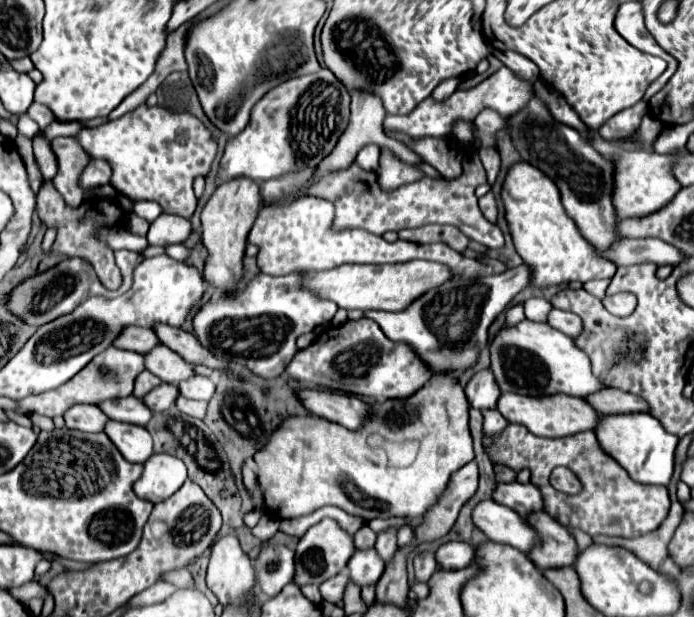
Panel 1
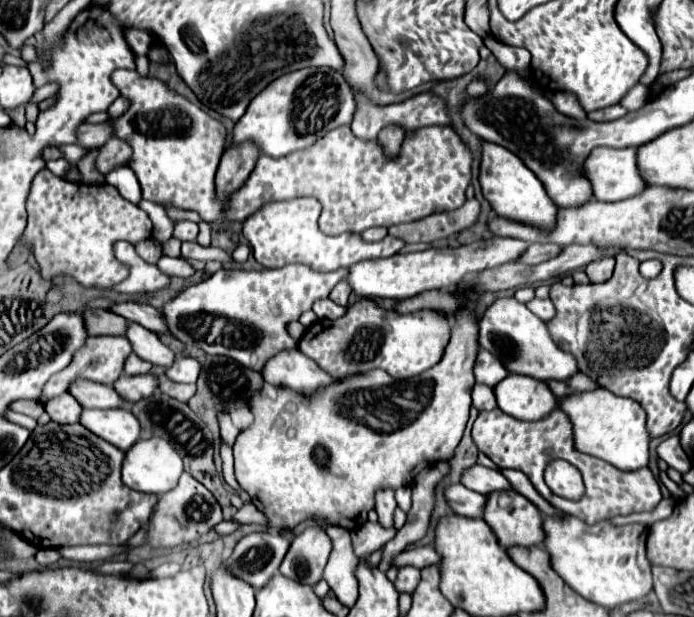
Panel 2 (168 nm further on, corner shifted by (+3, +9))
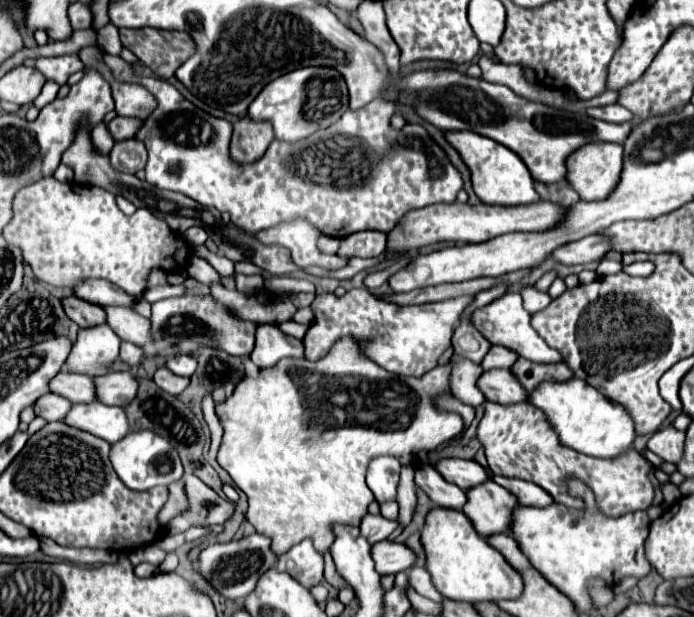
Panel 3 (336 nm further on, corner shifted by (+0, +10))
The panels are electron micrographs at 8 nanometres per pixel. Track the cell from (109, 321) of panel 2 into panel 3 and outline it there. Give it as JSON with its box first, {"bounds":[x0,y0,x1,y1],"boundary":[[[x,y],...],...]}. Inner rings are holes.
{"bounds":[63,294,105,328],"boundary":[[[75,294],[63,296],[63,310],[67,318],[79,324],[79,328],[91,328],[97,324],[105,324],[105,312],[101,306],[95,306],[91,302],[83,302]]]}

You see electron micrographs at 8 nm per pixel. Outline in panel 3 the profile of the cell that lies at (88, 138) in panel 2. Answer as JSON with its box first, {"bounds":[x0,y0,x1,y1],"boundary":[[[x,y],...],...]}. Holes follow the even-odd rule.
{"bounds":[107,116,143,140],"boundary":[[[117,116],[107,126],[109,126],[115,140],[129,140],[129,138],[135,138],[135,134],[139,132],[139,126],[143,126],[143,120]]]}

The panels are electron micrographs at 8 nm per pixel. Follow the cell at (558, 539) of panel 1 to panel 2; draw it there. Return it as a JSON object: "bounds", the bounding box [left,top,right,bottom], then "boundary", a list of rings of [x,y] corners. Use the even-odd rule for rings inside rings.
{"bounds":[484,491,546,549],"boundary":[[[496,491],[494,495],[488,495],[484,521],[492,527],[492,531],[496,533],[496,537],[498,537],[498,541],[504,549],[510,549],[510,547],[516,547],[516,545],[520,545],[520,547],[542,545],[544,539],[546,539],[542,513],[538,511],[538,507],[532,501],[524,499],[516,491]]]}

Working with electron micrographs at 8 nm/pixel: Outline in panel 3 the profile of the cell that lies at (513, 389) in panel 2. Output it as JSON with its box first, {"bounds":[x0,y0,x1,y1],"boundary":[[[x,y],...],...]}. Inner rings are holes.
{"bounds":[477,370,527,404],"boundary":[[[489,370],[479,376],[477,386],[483,390],[487,402],[517,404],[527,400],[527,390],[517,382],[509,370]]]}

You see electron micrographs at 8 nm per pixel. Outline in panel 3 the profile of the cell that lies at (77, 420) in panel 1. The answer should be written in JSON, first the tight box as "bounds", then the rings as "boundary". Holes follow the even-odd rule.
{"bounds":[33,392,73,422],"boundary":[[[47,392],[43,398],[39,398],[39,402],[33,404],[33,410],[37,416],[45,418],[47,422],[53,422],[53,420],[63,420],[63,416],[69,412],[71,406],[73,404],[67,398]]]}

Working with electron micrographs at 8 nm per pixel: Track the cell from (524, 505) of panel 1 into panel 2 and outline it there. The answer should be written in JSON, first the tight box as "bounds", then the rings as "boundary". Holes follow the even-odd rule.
{"bounds":[462,465,512,495],"boundary":[[[474,465],[472,469],[468,469],[462,477],[462,485],[466,485],[472,491],[478,491],[482,495],[512,489],[508,479],[498,469],[486,469],[482,465]]]}

